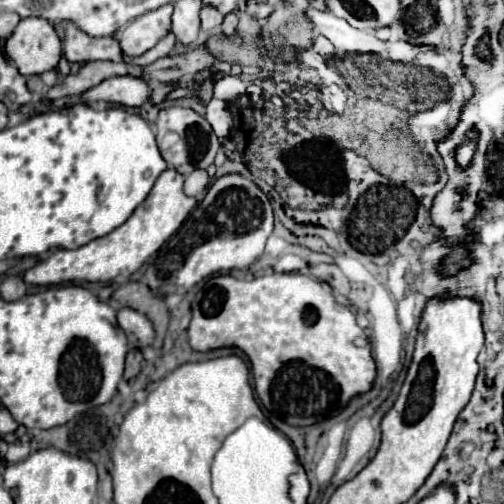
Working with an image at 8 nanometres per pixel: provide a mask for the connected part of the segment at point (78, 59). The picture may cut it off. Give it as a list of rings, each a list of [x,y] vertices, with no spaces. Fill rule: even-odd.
[[[67,21],[63,39],[63,57],[69,59],[71,63],[87,63],[93,59],[121,61],[123,53],[119,43],[113,43],[113,37],[103,37],[103,39],[89,37]]]

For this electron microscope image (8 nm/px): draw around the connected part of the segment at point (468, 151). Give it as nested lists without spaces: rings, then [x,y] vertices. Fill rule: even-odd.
[[[469,129],[467,141],[461,143],[455,149],[455,161],[457,161],[459,169],[467,169],[471,165],[471,161],[475,157],[475,151],[477,151],[477,141],[479,141],[479,131],[477,129]]]

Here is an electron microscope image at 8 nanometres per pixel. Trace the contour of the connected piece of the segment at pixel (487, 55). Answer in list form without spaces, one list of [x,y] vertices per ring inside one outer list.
[[[485,33],[485,37],[481,37],[481,39],[477,41],[475,55],[477,55],[481,61],[491,61],[491,59],[493,59],[493,51],[491,51],[491,45],[489,45],[489,33]]]

